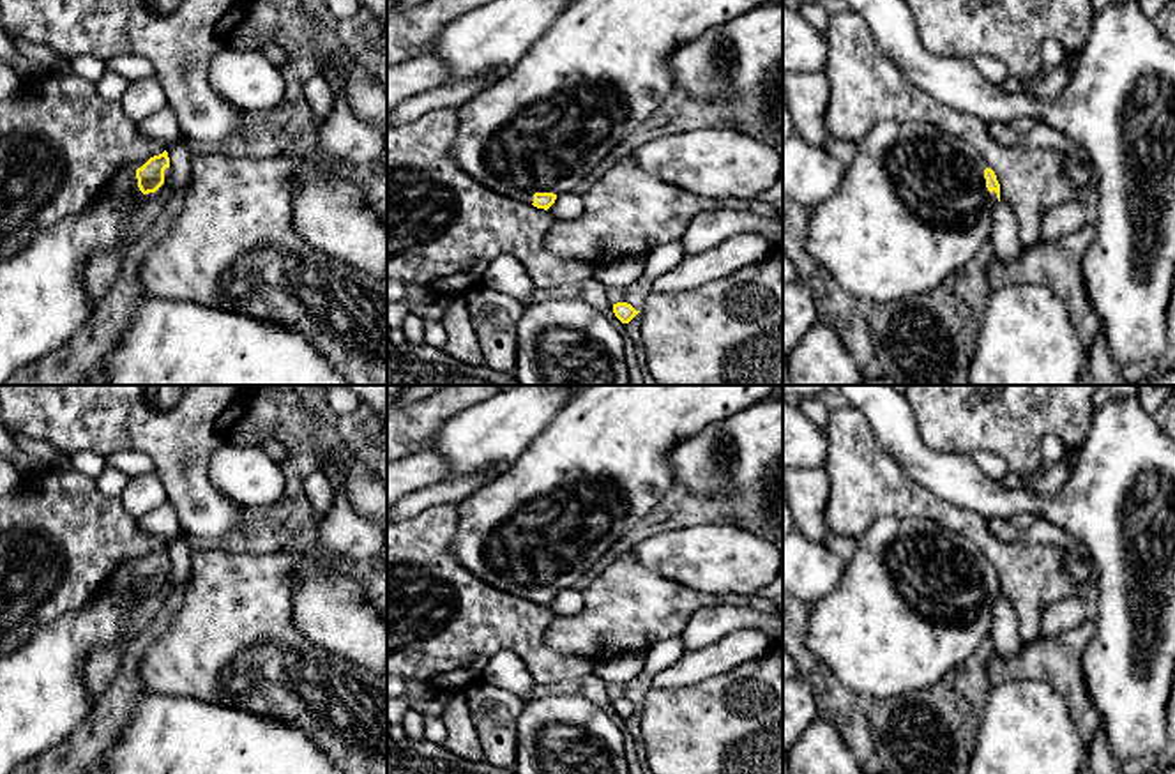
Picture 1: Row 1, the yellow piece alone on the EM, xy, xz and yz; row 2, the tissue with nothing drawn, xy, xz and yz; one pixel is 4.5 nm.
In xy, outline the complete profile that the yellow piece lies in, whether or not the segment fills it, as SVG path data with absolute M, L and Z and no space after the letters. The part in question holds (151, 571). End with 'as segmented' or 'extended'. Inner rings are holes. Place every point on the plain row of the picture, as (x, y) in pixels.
M164 546L143 562L118 565L97 596L80 611L41 624L14 652L0 657L0 774L58 746L92 714L87 663L97 649L122 638L134 641L159 615L171 596L168 588L170 553Z | extended

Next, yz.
M883 516L869 525L853 543L855 553L846 560L843 578L836 588L809 606L806 631L807 649L862 702L910 694L935 686L951 668L961 664L989 634L993 604L1000 597L1000 580L995 567L972 541L921 516Z | extended

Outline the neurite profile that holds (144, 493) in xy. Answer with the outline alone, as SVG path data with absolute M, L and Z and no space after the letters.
M157 472L129 477L127 486L118 497L125 512L141 518L166 502L166 489Z

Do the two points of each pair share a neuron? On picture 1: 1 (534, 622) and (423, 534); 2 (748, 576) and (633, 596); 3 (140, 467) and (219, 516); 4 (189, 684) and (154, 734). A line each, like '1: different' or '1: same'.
1: same
2: different
3: different
4: different

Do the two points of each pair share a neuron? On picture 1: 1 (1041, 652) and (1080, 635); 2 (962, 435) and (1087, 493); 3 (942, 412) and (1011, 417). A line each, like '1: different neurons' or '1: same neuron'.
1: same neuron
2: different neurons
3: same neuron

